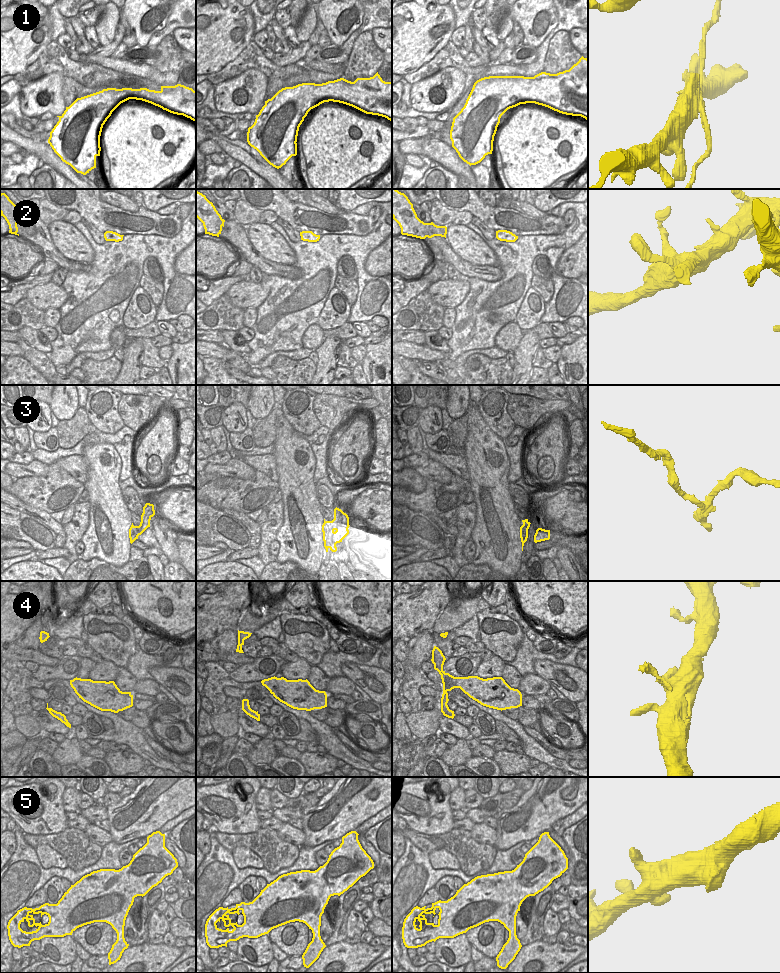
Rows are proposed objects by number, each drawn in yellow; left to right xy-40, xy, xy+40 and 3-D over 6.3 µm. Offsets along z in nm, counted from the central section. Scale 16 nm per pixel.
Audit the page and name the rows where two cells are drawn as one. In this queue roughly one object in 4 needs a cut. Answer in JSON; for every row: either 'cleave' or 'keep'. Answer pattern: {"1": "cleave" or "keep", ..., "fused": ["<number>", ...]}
{"1": "cleave", "2": "keep", "3": "cleave", "4": "cleave", "5": "keep", "fused": ["1", "3", "4"]}

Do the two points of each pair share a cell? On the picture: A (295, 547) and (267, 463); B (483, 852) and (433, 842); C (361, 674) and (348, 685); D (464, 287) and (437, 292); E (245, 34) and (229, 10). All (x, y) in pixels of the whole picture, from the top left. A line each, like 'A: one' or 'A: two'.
A: two
B: one
C: two
D: one
E: one

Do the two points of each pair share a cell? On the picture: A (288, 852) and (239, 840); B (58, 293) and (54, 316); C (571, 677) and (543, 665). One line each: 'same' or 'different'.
A: same
B: different
C: same

